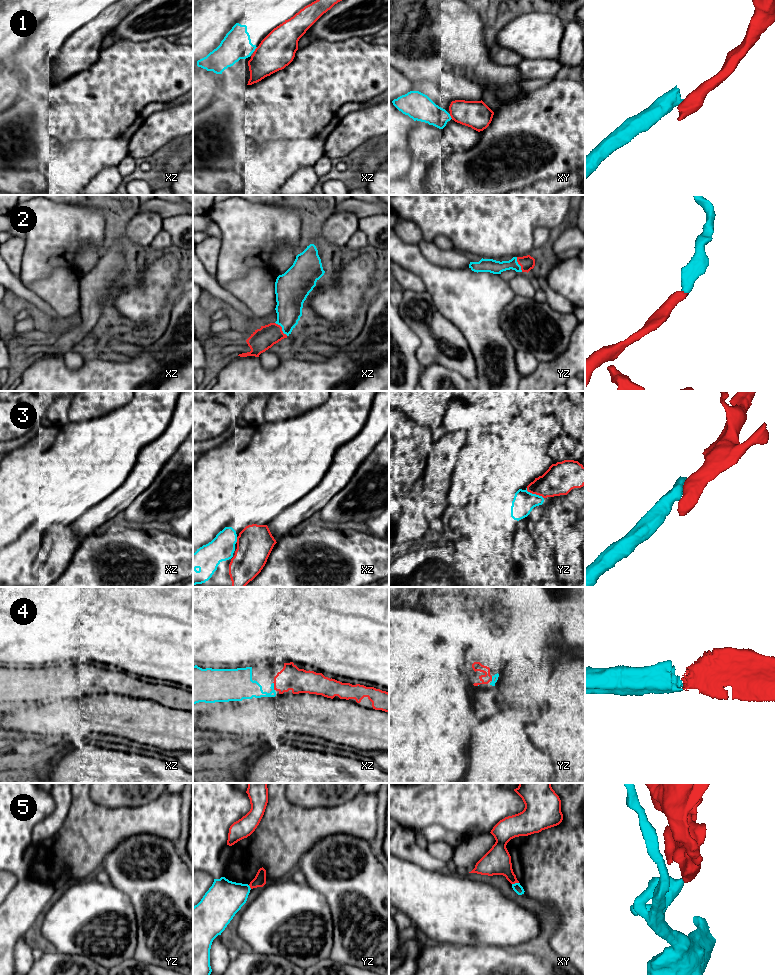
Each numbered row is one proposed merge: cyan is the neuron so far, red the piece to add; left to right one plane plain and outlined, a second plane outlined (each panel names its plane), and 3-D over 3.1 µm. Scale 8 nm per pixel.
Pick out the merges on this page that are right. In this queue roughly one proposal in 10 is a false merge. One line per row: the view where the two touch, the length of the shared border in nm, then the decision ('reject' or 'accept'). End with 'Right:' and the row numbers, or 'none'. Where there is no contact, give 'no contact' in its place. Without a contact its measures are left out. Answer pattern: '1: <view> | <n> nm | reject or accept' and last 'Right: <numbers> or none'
1: xz | 50 nm | accept
2: xz | 150 nm | accept
3: yz | 170 nm | accept
4: xz | 70 nm | accept
5: xy | 60 nm | accept
Right: 1, 2, 3, 4, 5

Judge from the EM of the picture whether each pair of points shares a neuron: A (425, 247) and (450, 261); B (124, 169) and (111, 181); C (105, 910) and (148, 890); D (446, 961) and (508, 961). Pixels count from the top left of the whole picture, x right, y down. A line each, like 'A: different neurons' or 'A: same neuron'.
A: same neuron
B: different neurons
C: different neurons
D: same neuron

